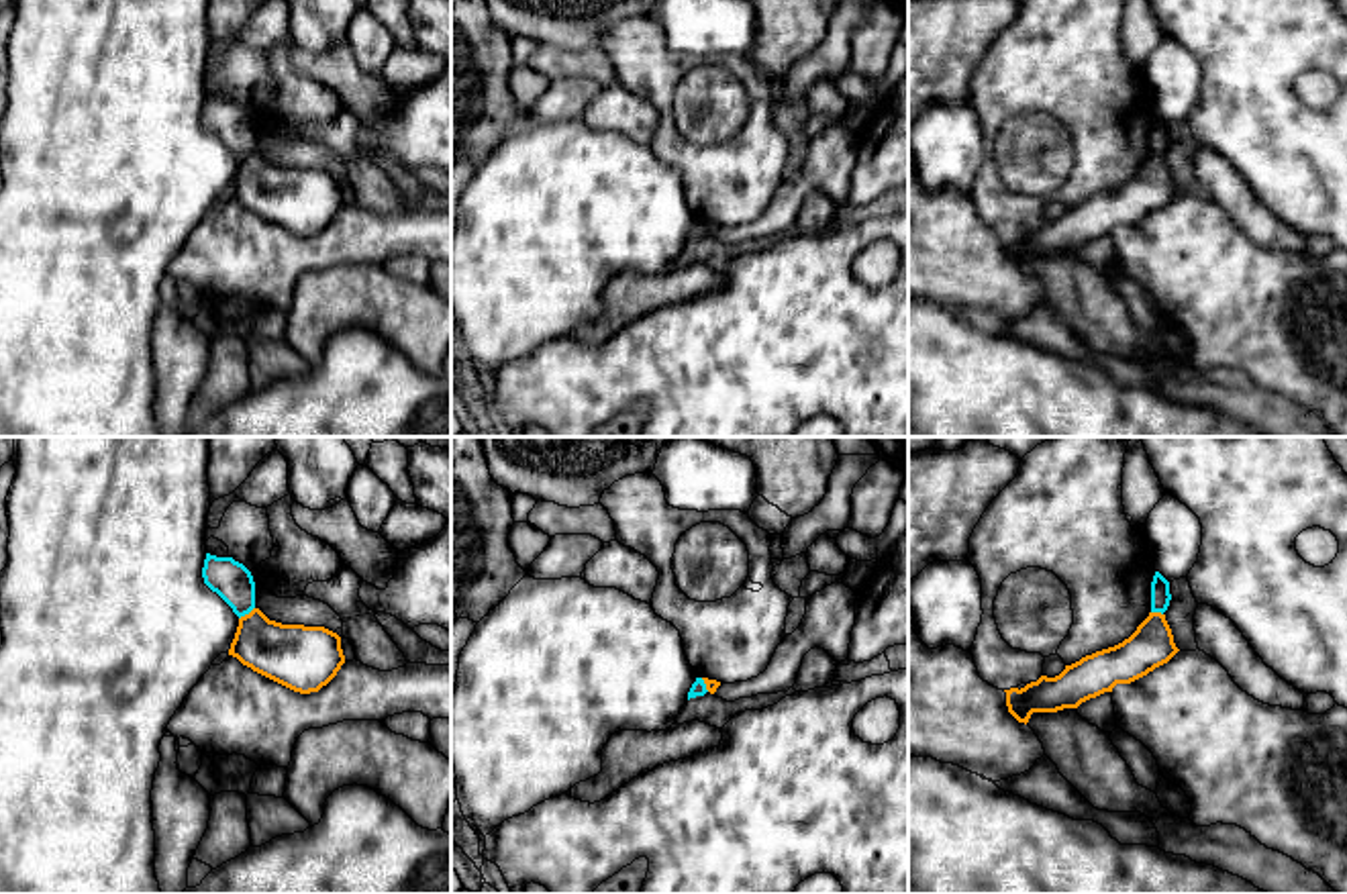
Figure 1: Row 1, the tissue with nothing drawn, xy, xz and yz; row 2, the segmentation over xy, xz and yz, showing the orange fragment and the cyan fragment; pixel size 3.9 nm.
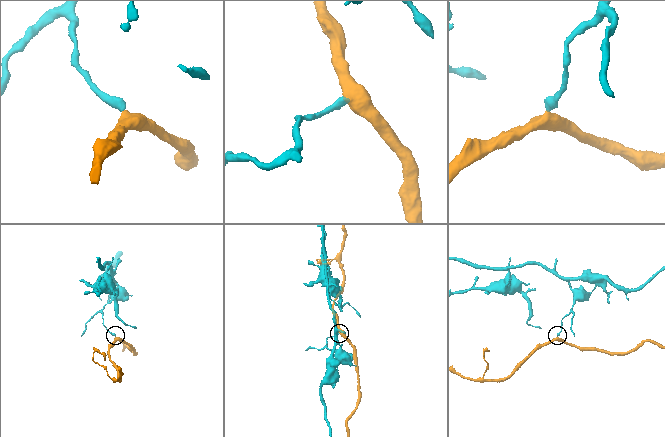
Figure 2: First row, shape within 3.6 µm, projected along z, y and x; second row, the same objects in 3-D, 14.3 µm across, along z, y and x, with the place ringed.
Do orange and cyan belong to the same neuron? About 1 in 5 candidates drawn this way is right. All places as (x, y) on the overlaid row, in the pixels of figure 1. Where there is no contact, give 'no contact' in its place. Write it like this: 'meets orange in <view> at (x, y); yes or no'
meets orange in xy at (245, 615); no

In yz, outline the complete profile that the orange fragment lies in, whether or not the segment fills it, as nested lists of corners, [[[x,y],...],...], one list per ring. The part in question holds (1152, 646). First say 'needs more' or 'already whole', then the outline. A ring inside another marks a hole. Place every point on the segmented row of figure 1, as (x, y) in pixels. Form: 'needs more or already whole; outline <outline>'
already whole; outline [[[1149,612],[1122,643],[1065,665],[1055,678],[1041,676],[1020,690],[1004,690],[1008,712],[1027,725],[1033,712],[1078,708],[1090,698],[1112,692],[1116,684],[1131,684],[1147,676],[1178,651],[1165,614]]]

